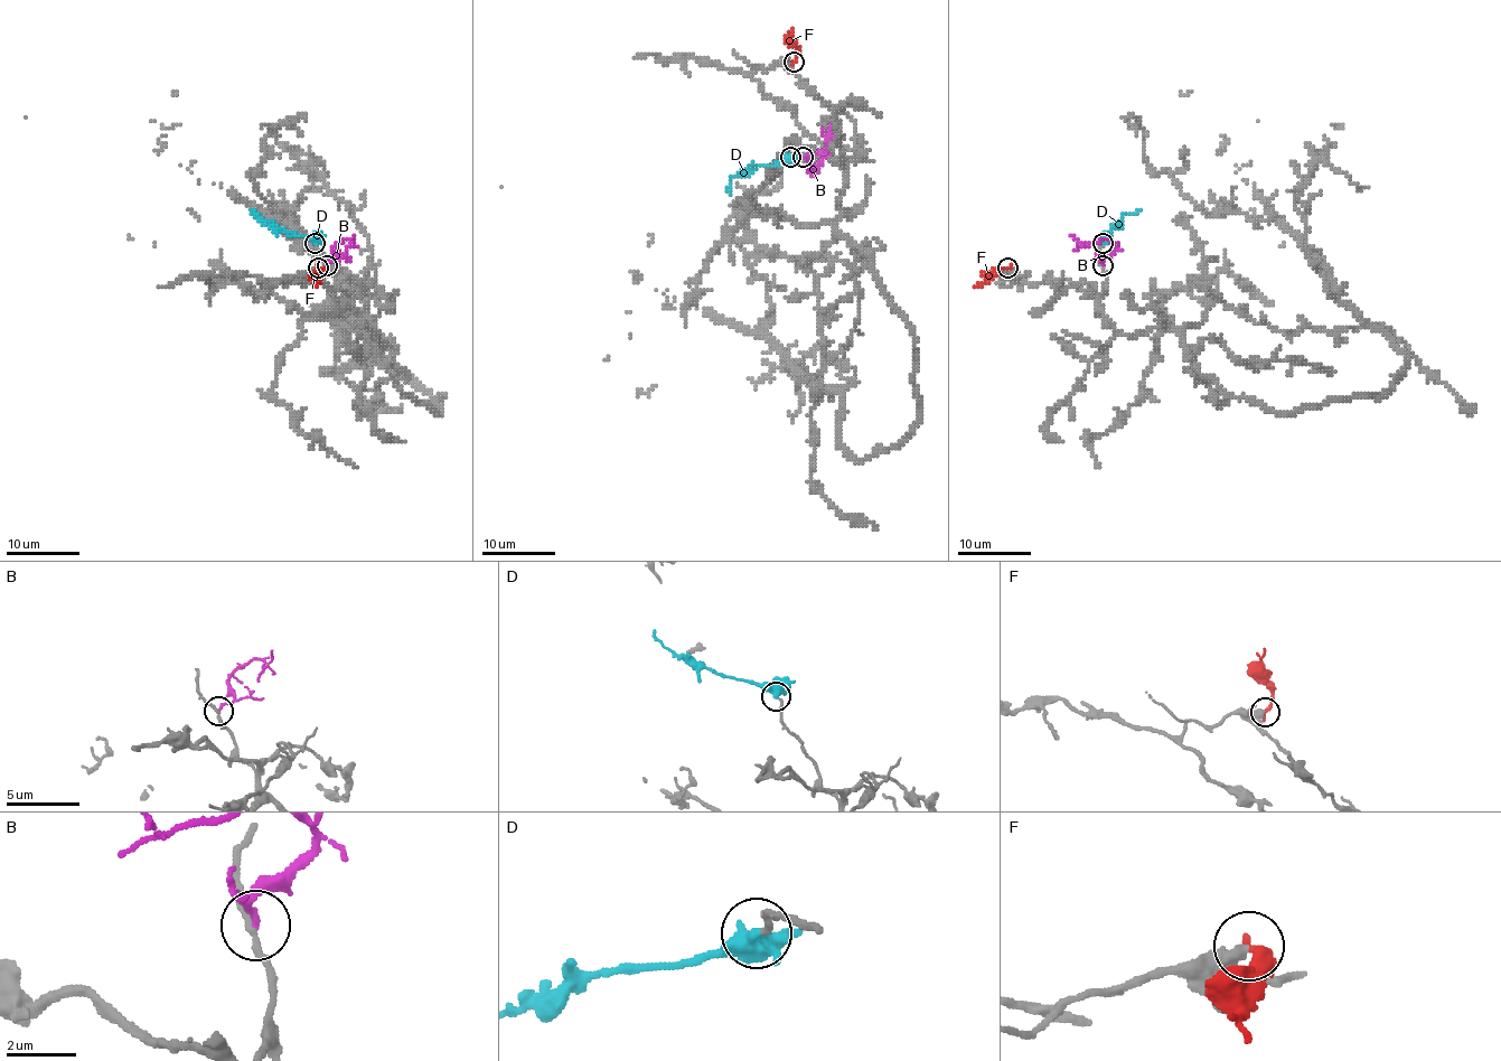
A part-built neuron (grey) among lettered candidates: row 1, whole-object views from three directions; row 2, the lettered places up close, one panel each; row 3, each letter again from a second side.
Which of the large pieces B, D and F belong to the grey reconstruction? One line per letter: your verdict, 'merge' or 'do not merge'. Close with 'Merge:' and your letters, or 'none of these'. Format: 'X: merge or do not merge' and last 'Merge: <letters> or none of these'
B: do not merge
D: merge
F: do not merge
Merge: D

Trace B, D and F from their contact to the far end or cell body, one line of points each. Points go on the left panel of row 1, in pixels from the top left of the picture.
B: (327, 265), (334, 260), (332, 249), (344, 240), (350, 242), (349, 245), (355, 234)
D: (313, 243), (264, 223), (253, 214), (253, 208)
F: (318, 268), (321, 269), (318, 288)

